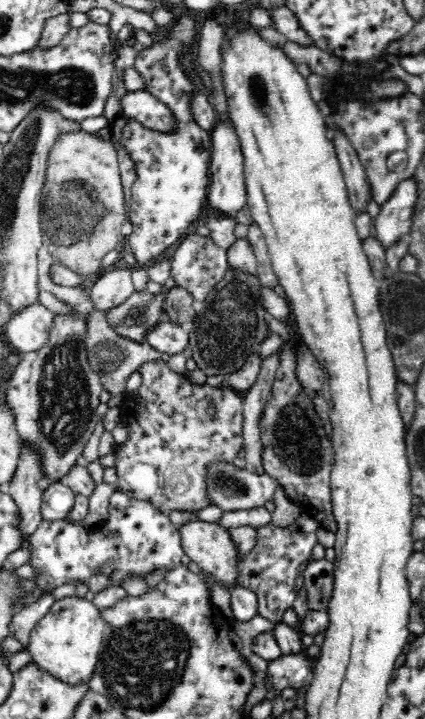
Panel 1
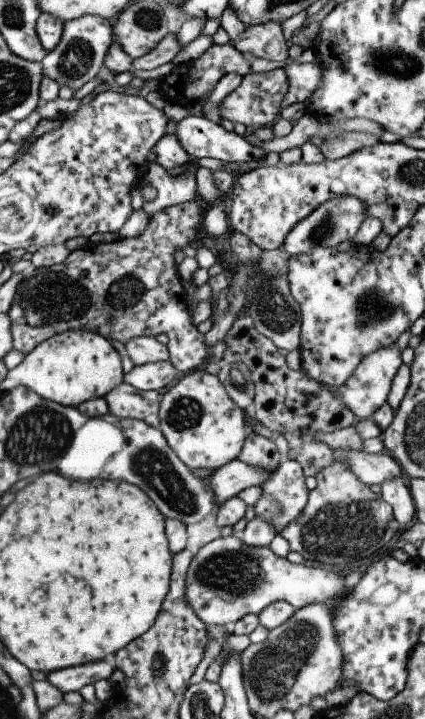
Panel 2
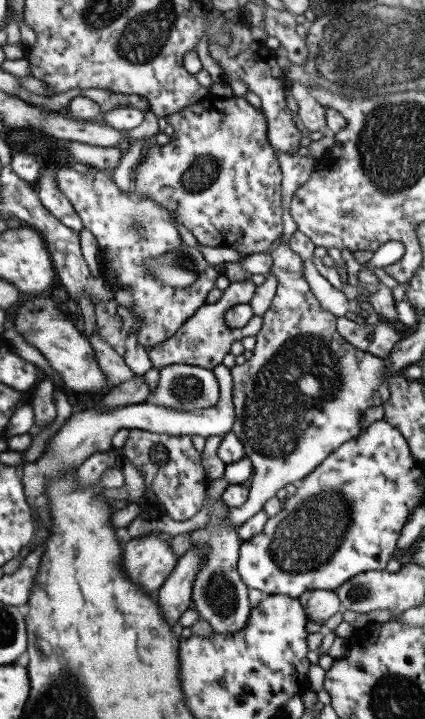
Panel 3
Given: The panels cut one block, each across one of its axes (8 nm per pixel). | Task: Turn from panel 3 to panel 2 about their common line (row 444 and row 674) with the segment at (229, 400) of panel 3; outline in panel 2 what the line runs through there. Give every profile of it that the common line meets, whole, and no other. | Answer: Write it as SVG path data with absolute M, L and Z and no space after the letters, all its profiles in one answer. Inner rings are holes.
M108 658L48 673L47 682L64 694L80 691L86 685L94 685L102 679L108 679L113 671L114 665L111 658Z

